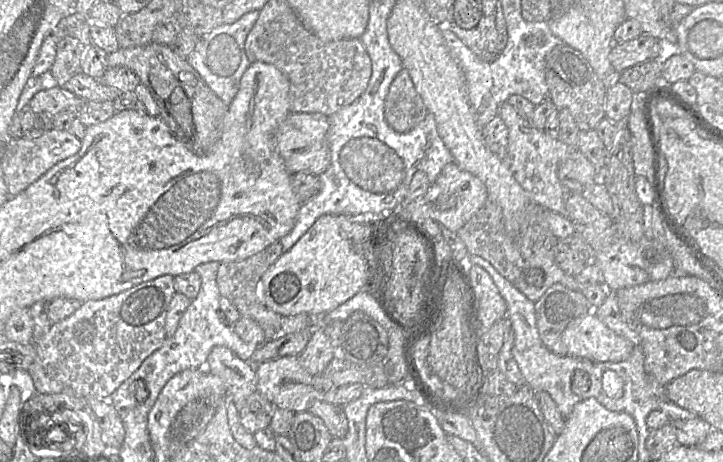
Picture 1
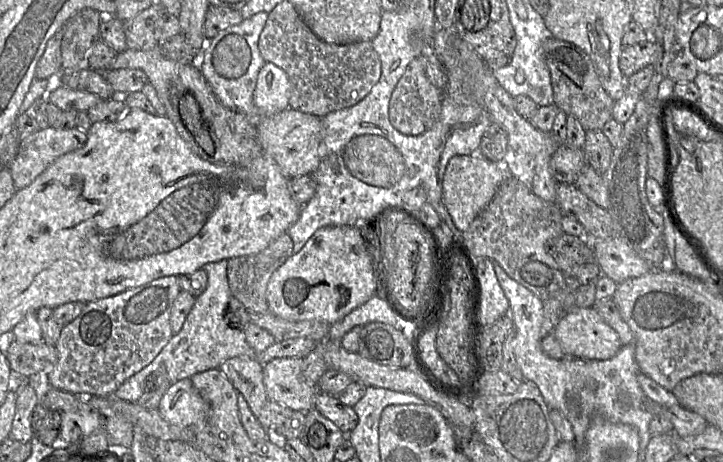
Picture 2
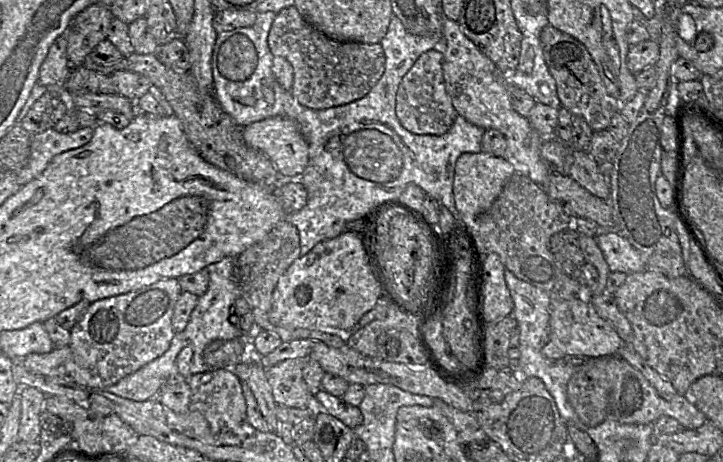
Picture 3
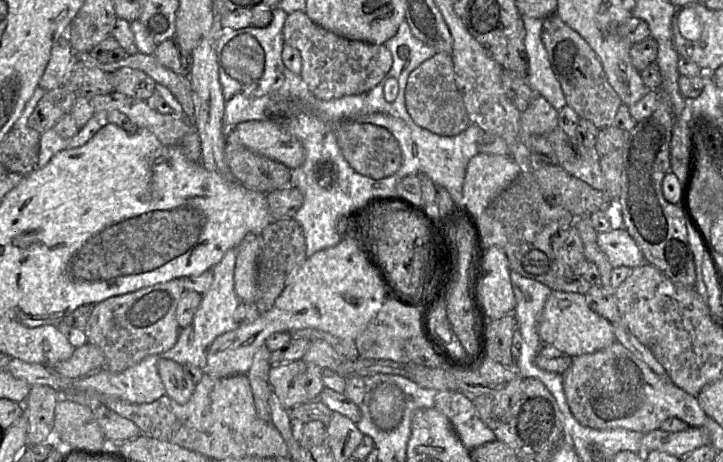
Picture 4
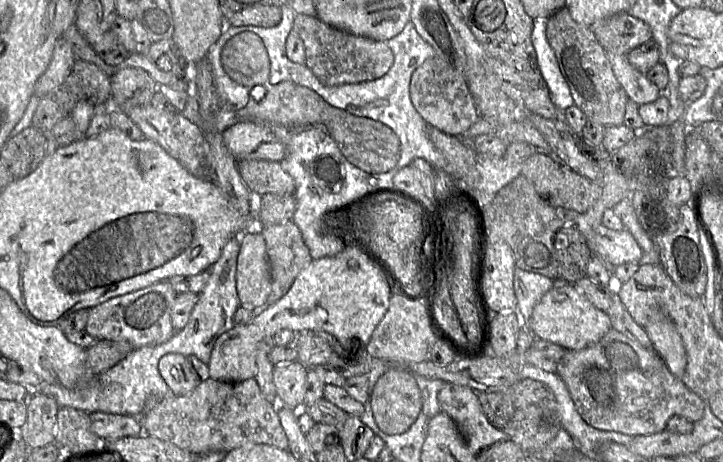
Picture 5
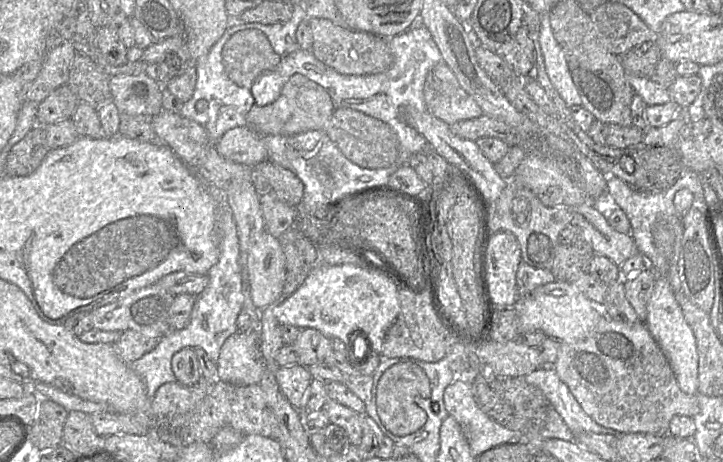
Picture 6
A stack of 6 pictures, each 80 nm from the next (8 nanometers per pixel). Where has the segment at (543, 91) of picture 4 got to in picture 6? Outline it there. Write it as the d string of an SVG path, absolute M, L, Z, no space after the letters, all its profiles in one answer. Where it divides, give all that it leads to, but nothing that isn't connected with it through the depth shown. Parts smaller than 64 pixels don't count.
M548 13L542 15L539 43L544 57L546 72L559 95L571 108L581 105L581 98L567 73L567 58L550 26Z

